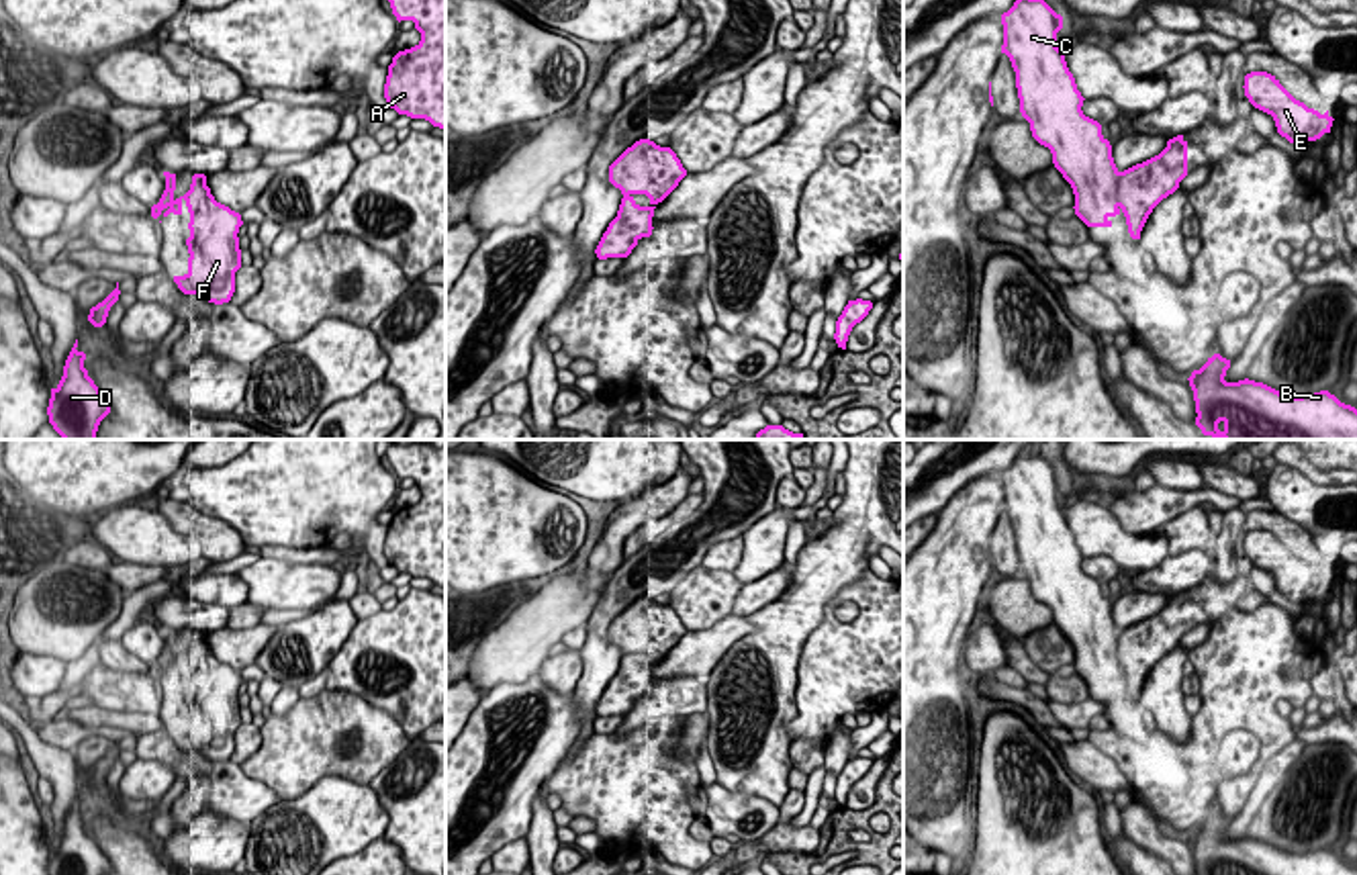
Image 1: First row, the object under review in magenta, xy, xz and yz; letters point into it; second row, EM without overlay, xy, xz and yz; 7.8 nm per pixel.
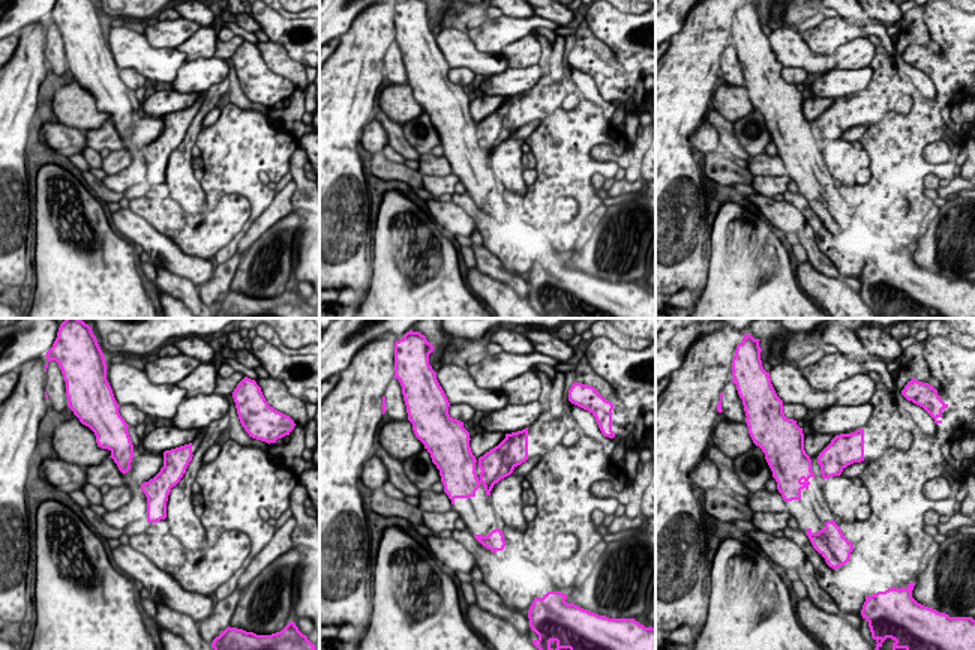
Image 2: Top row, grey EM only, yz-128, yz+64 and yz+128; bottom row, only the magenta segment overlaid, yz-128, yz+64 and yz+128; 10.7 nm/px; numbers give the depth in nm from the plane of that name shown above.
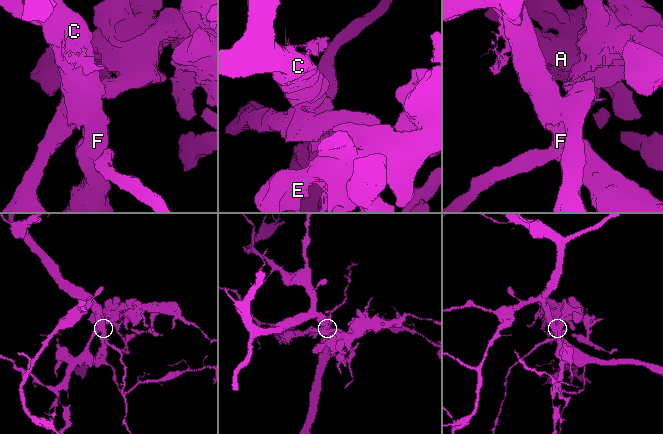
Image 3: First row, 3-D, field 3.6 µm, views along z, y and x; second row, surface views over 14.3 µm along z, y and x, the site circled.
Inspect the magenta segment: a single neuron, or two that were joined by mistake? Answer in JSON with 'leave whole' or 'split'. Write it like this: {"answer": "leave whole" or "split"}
{"answer": "split"}

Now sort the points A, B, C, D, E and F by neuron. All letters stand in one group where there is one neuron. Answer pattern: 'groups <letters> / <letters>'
groups A D E / B C F

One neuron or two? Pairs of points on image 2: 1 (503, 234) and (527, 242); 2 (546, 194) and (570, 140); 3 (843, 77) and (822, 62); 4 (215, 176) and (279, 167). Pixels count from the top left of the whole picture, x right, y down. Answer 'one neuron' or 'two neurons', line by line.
1: one neuron
2: one neuron
3: two neurons
4: one neuron

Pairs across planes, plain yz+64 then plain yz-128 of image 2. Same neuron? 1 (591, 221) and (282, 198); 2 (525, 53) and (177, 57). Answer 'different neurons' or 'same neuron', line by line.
1: same neuron
2: different neurons

